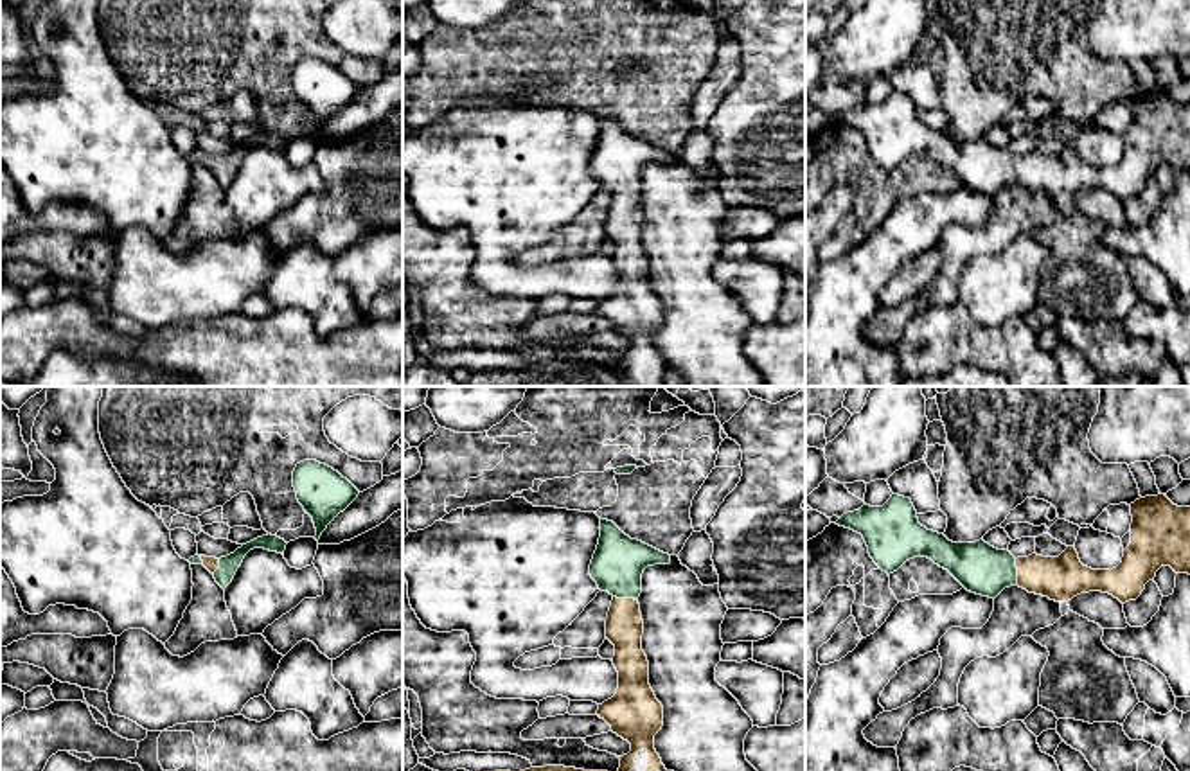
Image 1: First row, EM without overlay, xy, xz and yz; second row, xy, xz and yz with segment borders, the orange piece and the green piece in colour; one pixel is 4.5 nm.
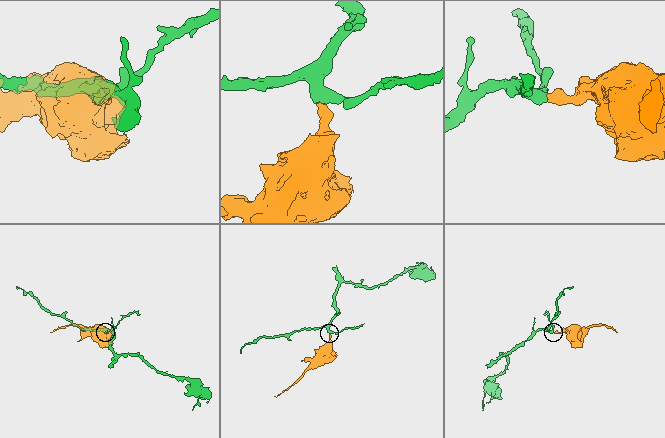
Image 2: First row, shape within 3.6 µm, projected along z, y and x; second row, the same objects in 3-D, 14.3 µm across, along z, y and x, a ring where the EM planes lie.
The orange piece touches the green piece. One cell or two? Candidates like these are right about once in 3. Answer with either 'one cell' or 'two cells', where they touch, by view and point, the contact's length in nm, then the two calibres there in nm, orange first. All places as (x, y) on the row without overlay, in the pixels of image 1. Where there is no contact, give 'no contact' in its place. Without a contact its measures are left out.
one cell; contact xz (626, 196); length 110 nm; calibres 170 and 240 nm

